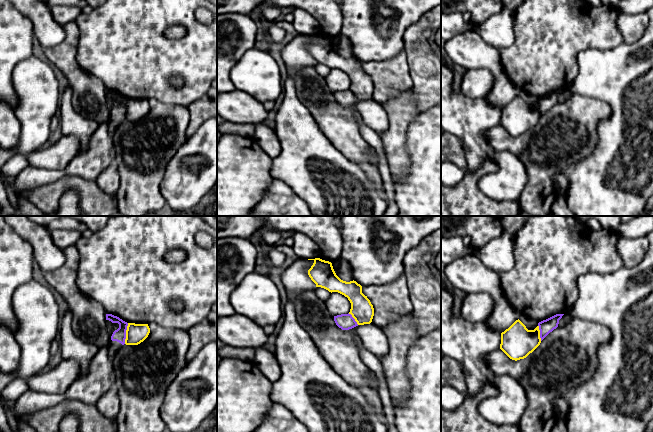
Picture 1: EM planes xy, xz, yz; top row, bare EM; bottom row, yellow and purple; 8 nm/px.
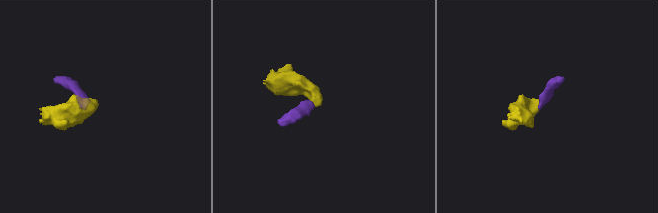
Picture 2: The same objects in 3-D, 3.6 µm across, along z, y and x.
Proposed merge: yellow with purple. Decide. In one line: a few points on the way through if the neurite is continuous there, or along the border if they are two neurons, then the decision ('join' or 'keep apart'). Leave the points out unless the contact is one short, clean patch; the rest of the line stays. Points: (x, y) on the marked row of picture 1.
border xy (128, 323), (124, 343); keep apart

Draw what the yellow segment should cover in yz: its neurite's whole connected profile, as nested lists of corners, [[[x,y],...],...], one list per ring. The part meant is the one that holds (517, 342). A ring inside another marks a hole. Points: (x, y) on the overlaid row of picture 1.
[[[473,251],[465,253],[462,257],[445,266],[445,275],[455,289],[469,293],[487,293],[494,300],[494,308],[485,323],[493,330],[501,333],[500,349],[512,360],[526,358],[541,343],[540,330],[528,330],[519,320],[521,313],[515,310],[505,297],[498,273],[486,267]]]

